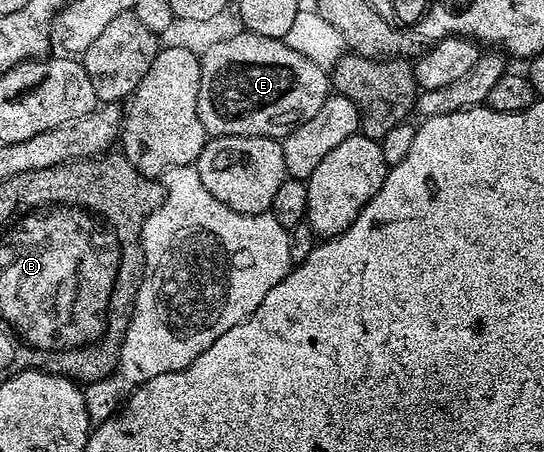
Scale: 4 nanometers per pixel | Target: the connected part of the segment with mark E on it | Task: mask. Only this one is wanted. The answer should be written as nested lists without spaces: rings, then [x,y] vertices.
[[[239,33],[220,41],[200,55],[200,88],[198,89],[198,117],[209,136],[255,135],[283,140],[298,125],[310,121],[330,94],[330,75],[325,68],[314,65],[310,57],[302,57],[282,39],[258,37]]]

